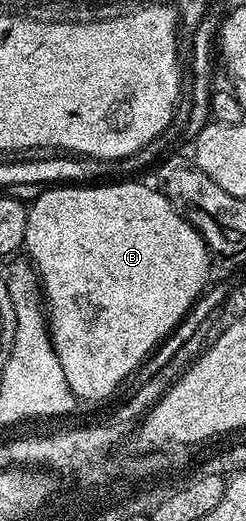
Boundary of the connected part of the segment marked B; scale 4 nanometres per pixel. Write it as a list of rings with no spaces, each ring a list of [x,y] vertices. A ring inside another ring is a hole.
[[[109,181],[105,184],[106,187],[93,187],[97,185],[53,185],[48,189],[42,190],[41,195],[34,199],[32,203],[28,204],[29,216],[27,217],[27,233],[25,234],[25,246],[24,250],[29,251],[28,258],[31,260],[34,267],[37,269],[37,277],[41,281],[41,290],[43,292],[43,306],[47,312],[47,322],[49,324],[49,338],[53,341],[53,348],[55,353],[59,357],[59,365],[63,369],[63,377],[67,377],[67,385],[73,390],[74,395],[78,400],[85,401],[85,399],[105,399],[108,395],[113,395],[117,391],[117,386],[132,373],[136,367],[140,368],[144,364],[145,360],[149,358],[154,347],[173,330],[174,325],[183,318],[189,312],[190,307],[197,302],[197,296],[202,291],[206,290],[207,282],[205,278],[209,275],[209,259],[211,260],[211,252],[206,247],[203,237],[198,231],[192,227],[191,224],[183,216],[181,216],[176,209],[169,203],[169,200],[164,195],[160,195],[157,191],[154,191],[152,186],[146,185],[145,187],[141,183],[115,183],[119,181]]]

